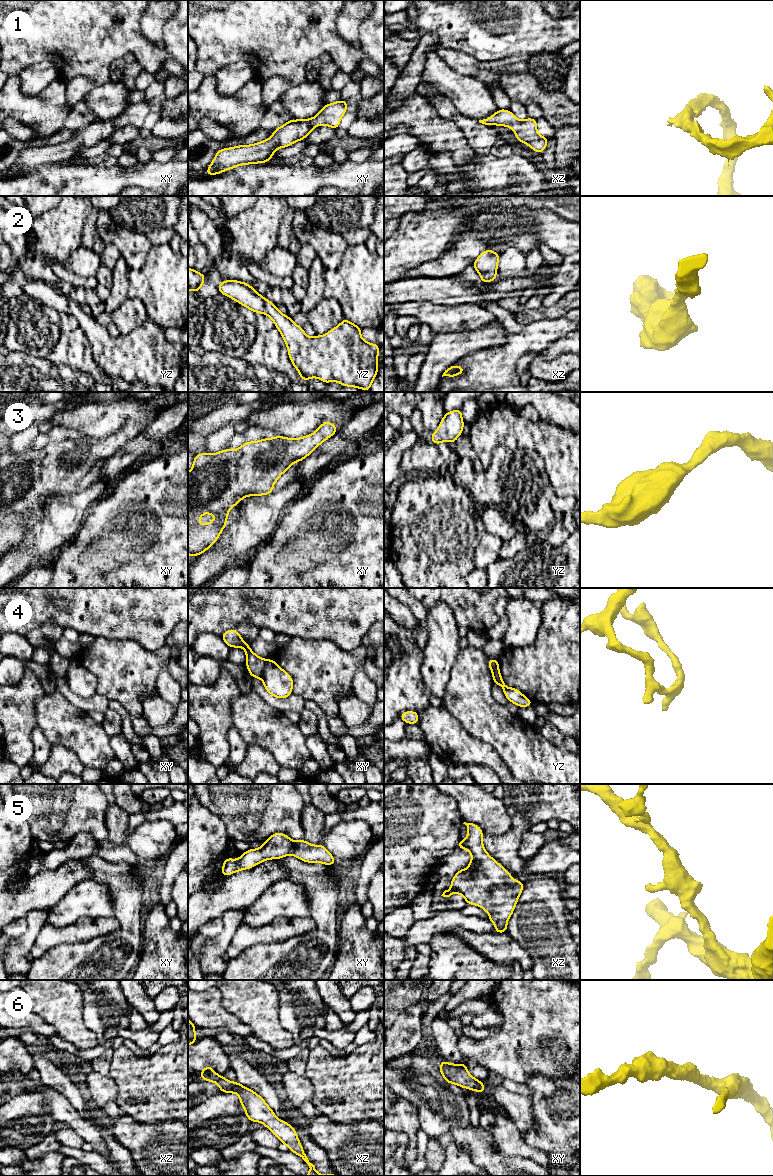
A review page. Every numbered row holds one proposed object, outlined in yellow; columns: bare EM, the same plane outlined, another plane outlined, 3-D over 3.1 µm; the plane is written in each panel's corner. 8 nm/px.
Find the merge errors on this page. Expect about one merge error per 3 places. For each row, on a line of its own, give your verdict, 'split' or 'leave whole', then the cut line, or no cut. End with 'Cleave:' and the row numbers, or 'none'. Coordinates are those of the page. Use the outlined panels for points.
1: leave whole; cut none
2: leave whole; cut none
3: leave whole; cut none
4: split; cut xy (266, 660), (265, 667), (260, 676)
5: leave whole; cut none
6: leave whole; cut none
Cleave: 4

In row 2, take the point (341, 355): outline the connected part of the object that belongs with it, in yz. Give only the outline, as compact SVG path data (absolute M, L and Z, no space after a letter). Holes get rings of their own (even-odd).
M224 280L217 287L217 292L235 300L253 312L269 316L278 328L288 348L288 355L300 374L301 380L317 377L323 383L336 381L346 387L358 387L370 391L372 381L378 373L378 353L381 349L377 344L366 342L361 337L361 327L351 323L345 317L335 328L324 336L316 335L309 338L302 326L296 325L291 317L282 314L277 306L254 290L250 283L238 280Z

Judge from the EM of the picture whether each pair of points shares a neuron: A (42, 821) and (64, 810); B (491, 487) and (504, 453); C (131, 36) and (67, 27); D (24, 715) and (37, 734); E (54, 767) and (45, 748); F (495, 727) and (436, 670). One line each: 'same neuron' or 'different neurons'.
A: same neuron
B: same neuron
C: same neuron
D: different neurons
E: different neurons
F: different neurons

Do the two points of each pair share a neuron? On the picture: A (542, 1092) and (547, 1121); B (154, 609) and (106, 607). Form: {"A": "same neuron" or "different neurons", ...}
{"A": "same neuron", "B": "same neuron"}

